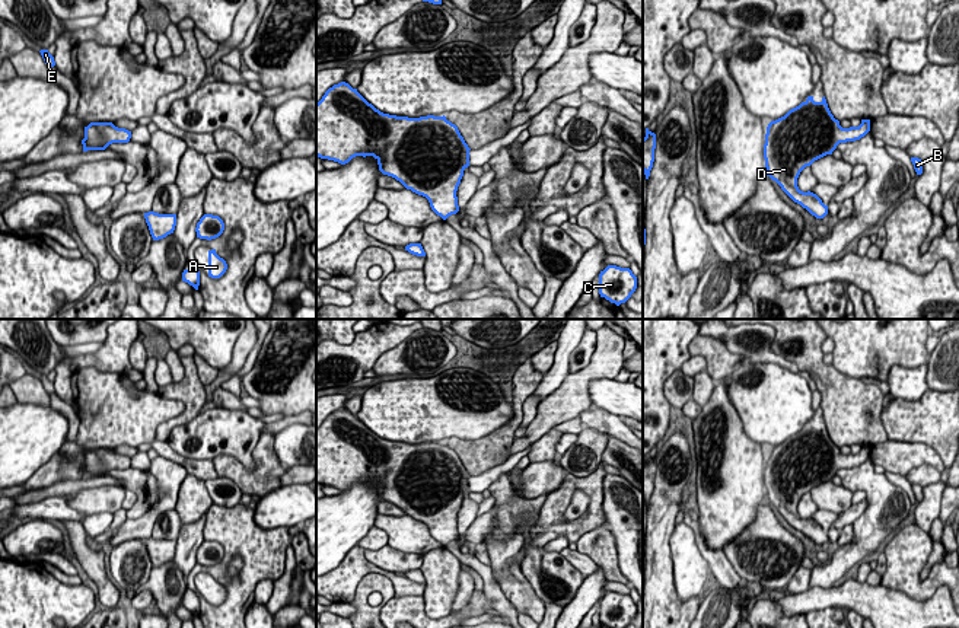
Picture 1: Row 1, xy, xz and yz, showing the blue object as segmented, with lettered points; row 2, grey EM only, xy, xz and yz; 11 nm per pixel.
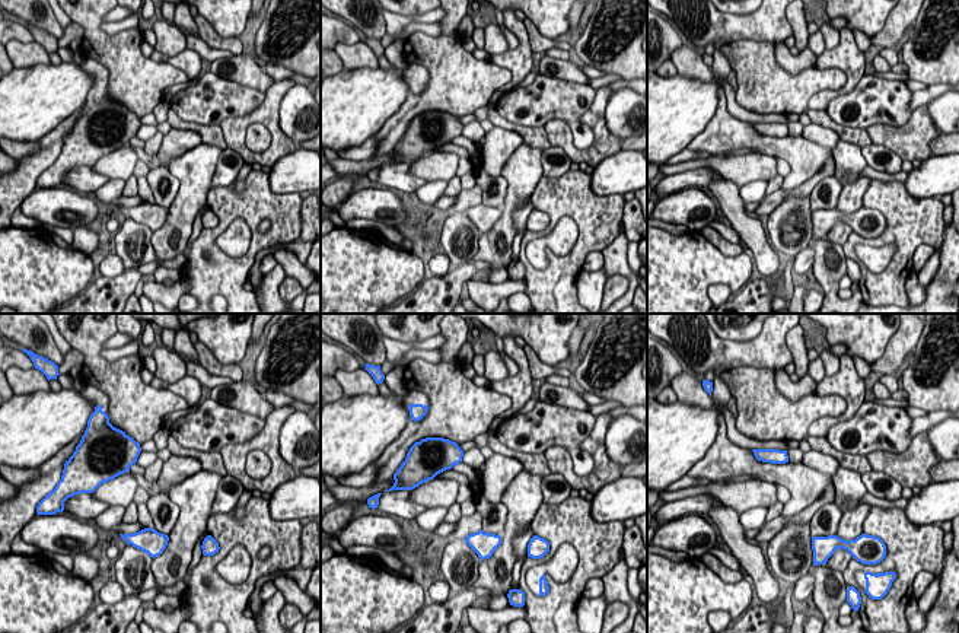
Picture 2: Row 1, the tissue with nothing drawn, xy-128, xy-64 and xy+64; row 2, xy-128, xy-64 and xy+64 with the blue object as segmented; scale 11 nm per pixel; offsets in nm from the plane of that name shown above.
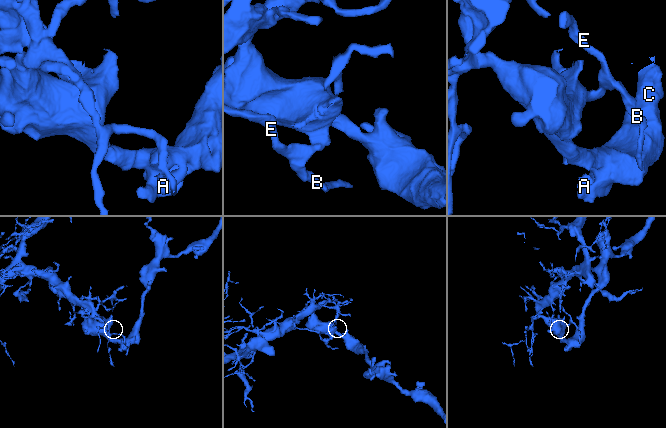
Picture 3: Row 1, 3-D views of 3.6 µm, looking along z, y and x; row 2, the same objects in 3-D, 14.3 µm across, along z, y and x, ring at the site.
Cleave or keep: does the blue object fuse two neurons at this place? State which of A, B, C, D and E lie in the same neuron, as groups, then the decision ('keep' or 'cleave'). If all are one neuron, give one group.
groups A C D / B E; cleave

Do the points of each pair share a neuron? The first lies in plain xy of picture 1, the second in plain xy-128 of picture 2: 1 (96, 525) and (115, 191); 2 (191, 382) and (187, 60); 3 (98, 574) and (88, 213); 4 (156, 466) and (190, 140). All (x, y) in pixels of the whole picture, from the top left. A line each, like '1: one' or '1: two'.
1: one
2: one
3: two
4: one

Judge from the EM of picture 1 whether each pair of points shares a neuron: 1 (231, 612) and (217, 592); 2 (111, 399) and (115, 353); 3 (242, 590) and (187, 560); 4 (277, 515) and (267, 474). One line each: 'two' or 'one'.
1: two
2: two
3: two
4: two

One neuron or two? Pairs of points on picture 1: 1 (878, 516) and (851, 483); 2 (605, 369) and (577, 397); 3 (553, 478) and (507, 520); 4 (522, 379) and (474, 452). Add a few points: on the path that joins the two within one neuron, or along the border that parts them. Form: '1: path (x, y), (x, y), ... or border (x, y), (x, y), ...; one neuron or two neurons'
1: path (878, 506), (878, 499), (862, 483); one neuron
2: path (596, 369), (577, 388); one neuron
3: border (512, 487), (518, 496), (526, 499), (545, 494); two neurons
4: path (518, 399), (515, 423), (494, 443); one neuron

